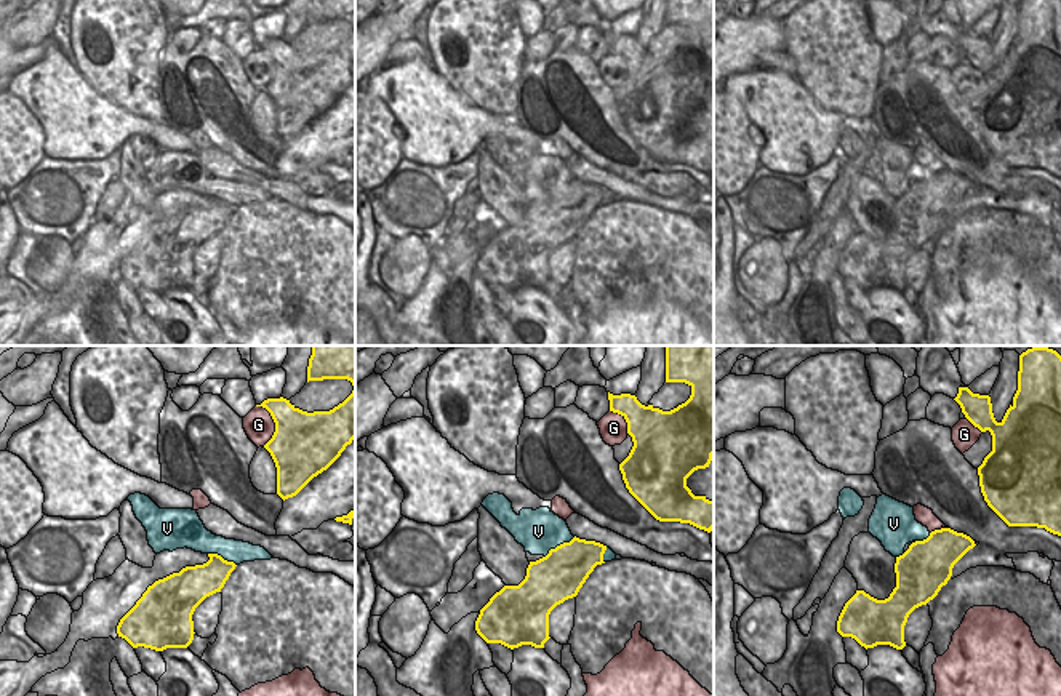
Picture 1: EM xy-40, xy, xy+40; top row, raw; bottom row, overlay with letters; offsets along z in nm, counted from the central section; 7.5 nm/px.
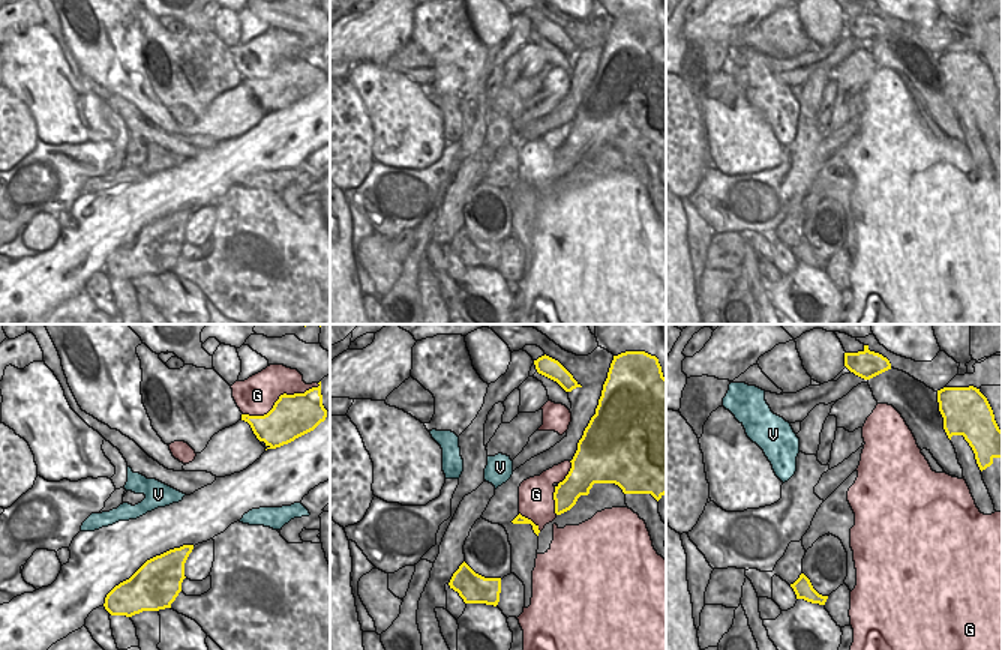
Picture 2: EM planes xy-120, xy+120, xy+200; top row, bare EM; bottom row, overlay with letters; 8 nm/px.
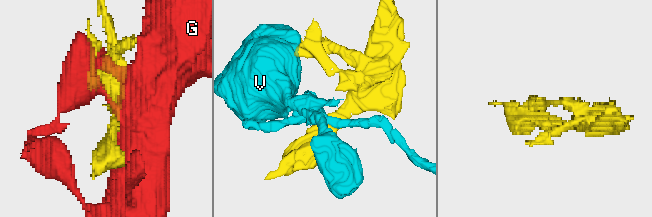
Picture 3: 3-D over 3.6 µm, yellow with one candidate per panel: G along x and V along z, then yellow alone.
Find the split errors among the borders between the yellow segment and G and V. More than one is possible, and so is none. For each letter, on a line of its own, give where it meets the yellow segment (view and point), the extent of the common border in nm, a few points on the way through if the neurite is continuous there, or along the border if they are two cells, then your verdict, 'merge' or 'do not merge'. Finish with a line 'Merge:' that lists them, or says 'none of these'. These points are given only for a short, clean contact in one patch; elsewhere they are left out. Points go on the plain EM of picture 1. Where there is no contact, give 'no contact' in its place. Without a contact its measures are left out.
G: contact xy-40 (276, 66); length 320 nm; do not merge
V: contact xy (560, 186); length 280 nm; do not merge
Merge: none of these

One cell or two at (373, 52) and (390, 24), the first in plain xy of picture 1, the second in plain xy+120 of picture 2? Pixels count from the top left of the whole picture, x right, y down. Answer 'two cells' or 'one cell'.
one cell

